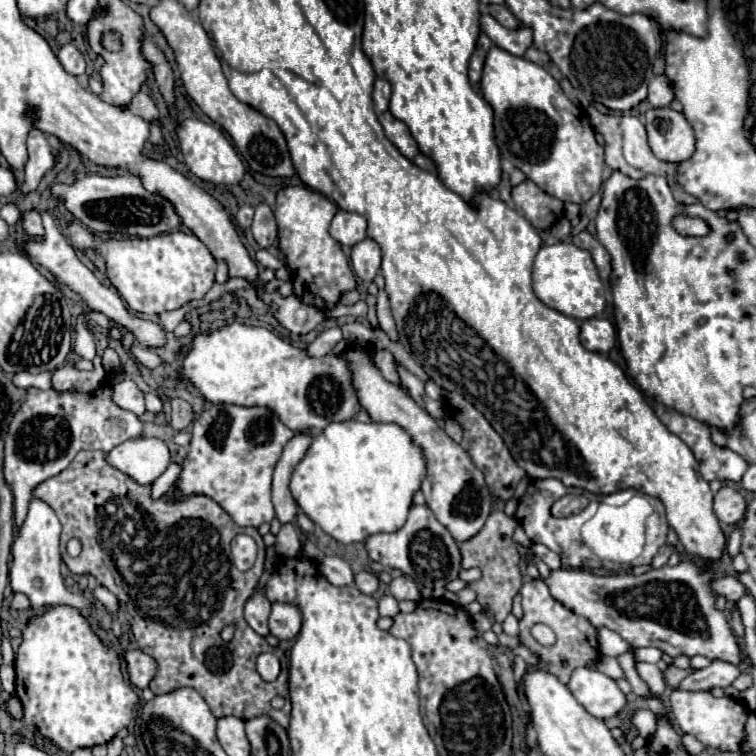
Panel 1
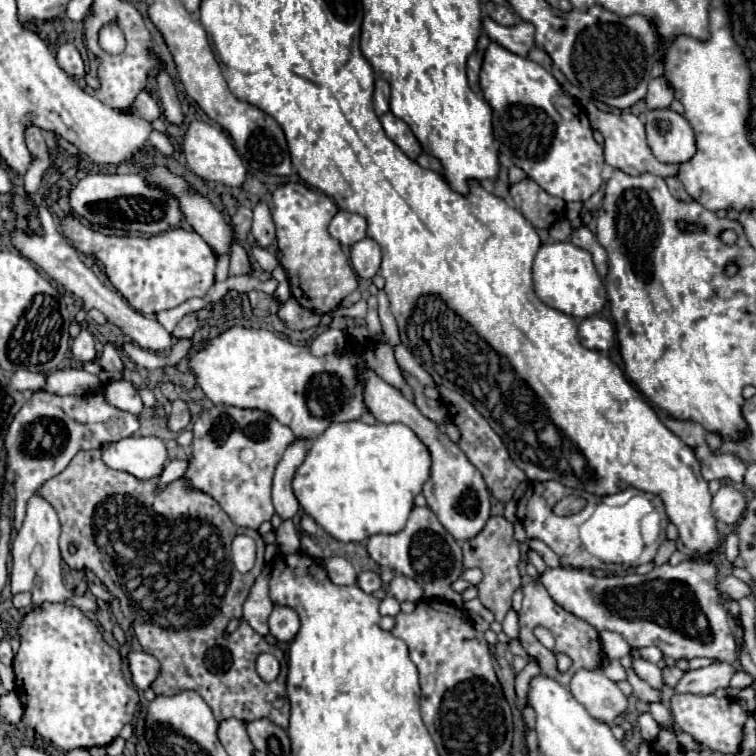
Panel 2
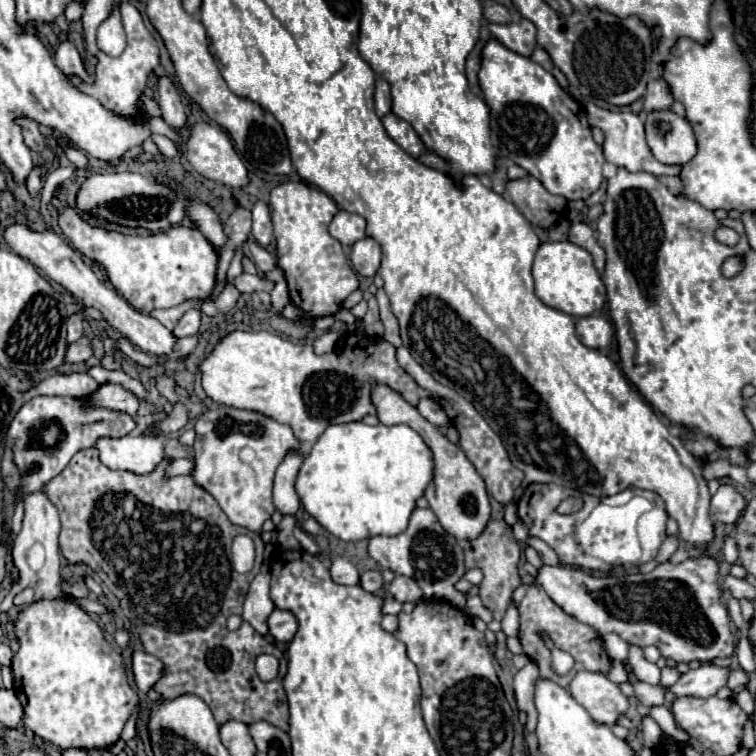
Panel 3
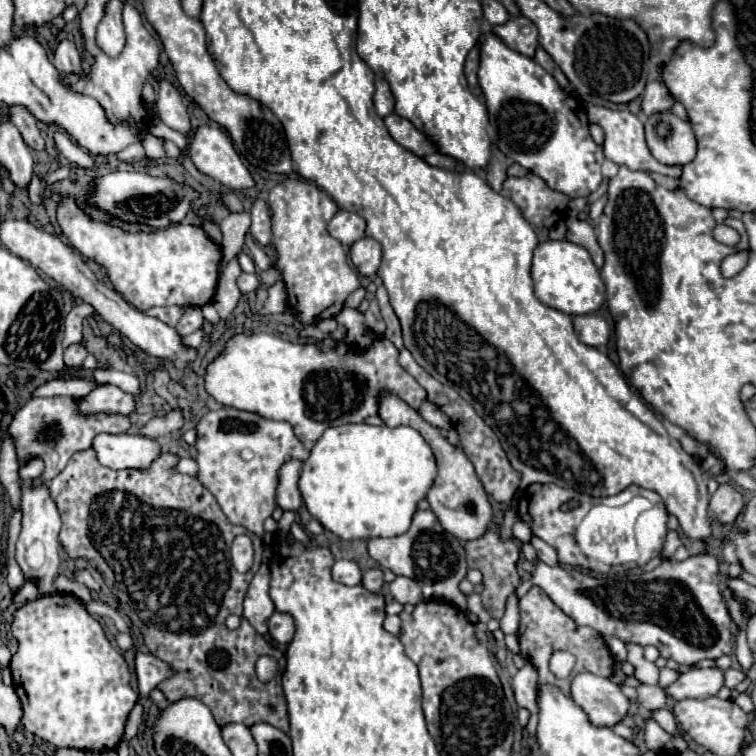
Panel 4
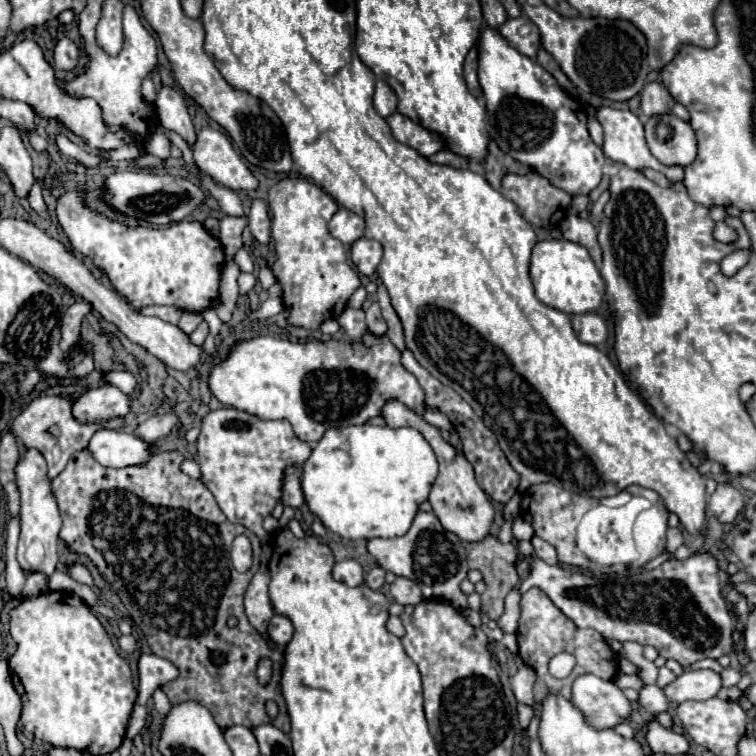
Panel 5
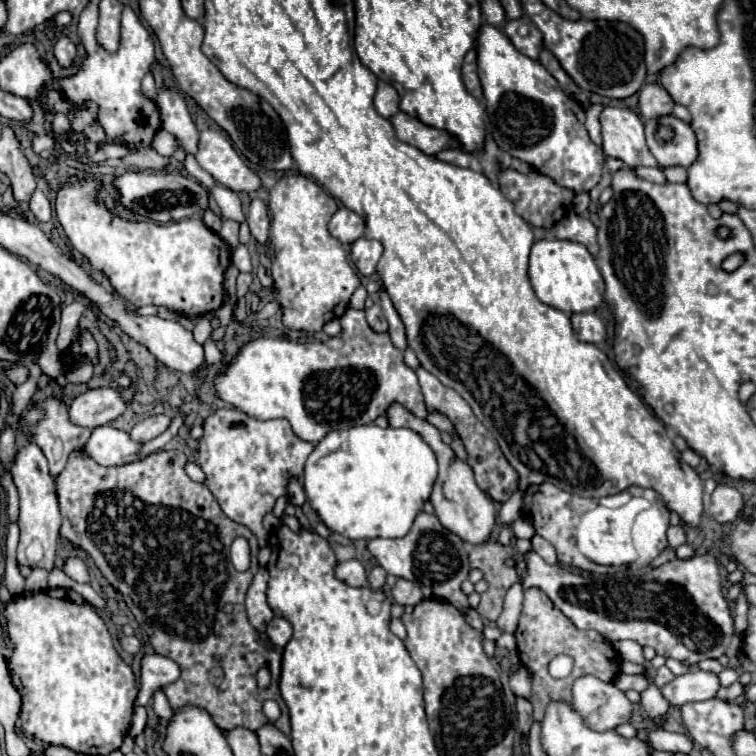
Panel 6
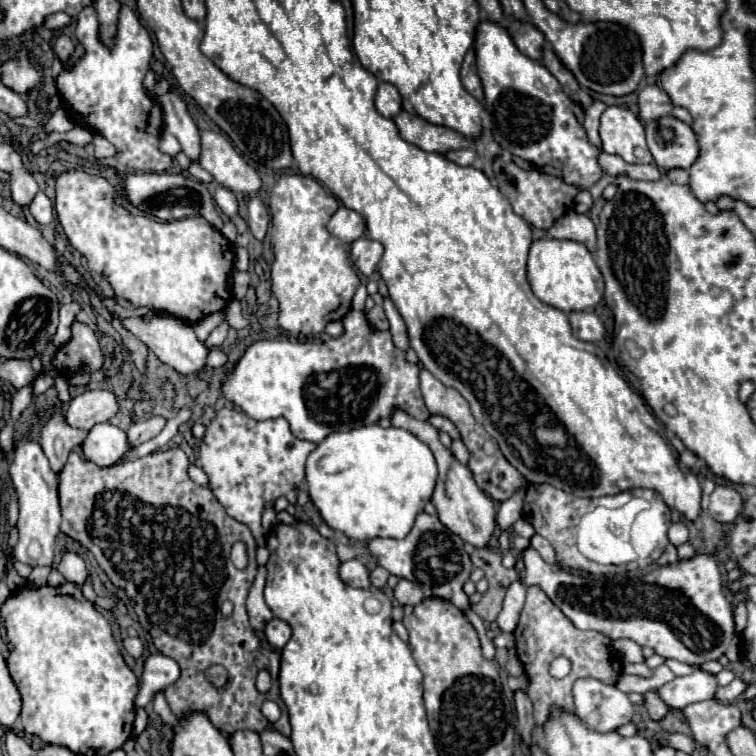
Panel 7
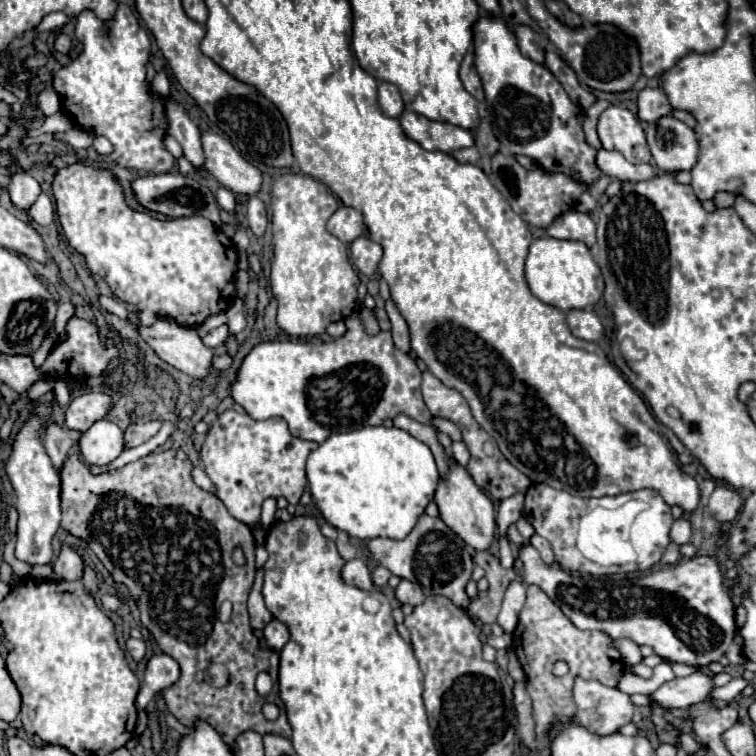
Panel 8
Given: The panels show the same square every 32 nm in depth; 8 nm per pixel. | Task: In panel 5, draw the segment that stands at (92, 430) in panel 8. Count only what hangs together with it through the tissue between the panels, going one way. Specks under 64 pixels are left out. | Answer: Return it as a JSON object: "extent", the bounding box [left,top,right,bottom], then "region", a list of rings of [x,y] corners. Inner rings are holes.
{"extent":[88,428,154,468],"region":[[[110,428],[96,430],[96,434],[90,438],[88,452],[96,458],[96,462],[110,468],[144,464],[154,454],[148,450],[148,444],[144,440]]]}

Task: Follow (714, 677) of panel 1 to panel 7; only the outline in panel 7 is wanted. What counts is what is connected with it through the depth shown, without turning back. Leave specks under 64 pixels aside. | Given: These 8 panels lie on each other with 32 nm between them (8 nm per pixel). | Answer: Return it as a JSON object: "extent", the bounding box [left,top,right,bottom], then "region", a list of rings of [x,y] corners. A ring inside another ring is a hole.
{"extent":[658,668,718,710],"region":[[[698,668],[690,676],[674,678],[672,682],[664,684],[662,688],[658,688],[658,696],[668,708],[682,710],[688,704],[714,698],[716,688],[718,688],[716,678]]]}

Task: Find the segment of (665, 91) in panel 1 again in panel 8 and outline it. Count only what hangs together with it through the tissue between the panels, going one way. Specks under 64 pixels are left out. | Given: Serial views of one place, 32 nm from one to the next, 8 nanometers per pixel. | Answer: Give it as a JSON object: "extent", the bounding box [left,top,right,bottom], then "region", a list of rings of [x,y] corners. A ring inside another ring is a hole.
{"extent":[638,88,672,124],"region":[[[644,88],[638,94],[638,118],[642,122],[652,124],[670,112],[672,112],[672,106],[666,94],[662,92],[662,88]]]}

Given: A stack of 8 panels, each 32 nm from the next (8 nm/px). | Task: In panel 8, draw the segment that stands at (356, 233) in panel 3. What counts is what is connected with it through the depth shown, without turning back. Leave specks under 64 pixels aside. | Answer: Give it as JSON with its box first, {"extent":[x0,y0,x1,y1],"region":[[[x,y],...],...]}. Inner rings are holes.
{"extent":[328,206,364,244],"region":[[[340,206],[328,220],[328,232],[338,240],[350,244],[358,236],[364,234],[364,220],[362,214],[354,208]]]}

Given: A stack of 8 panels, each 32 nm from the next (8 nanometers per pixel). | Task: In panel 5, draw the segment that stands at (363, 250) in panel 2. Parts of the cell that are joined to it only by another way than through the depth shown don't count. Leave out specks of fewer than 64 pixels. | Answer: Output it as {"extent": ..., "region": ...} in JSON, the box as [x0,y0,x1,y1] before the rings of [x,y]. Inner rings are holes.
{"extent":[350,238,382,276],"region":[[[360,238],[352,244],[350,250],[350,258],[356,264],[358,272],[364,276],[372,276],[376,272],[376,266],[382,260],[382,246],[376,240],[368,240],[368,238]]]}

